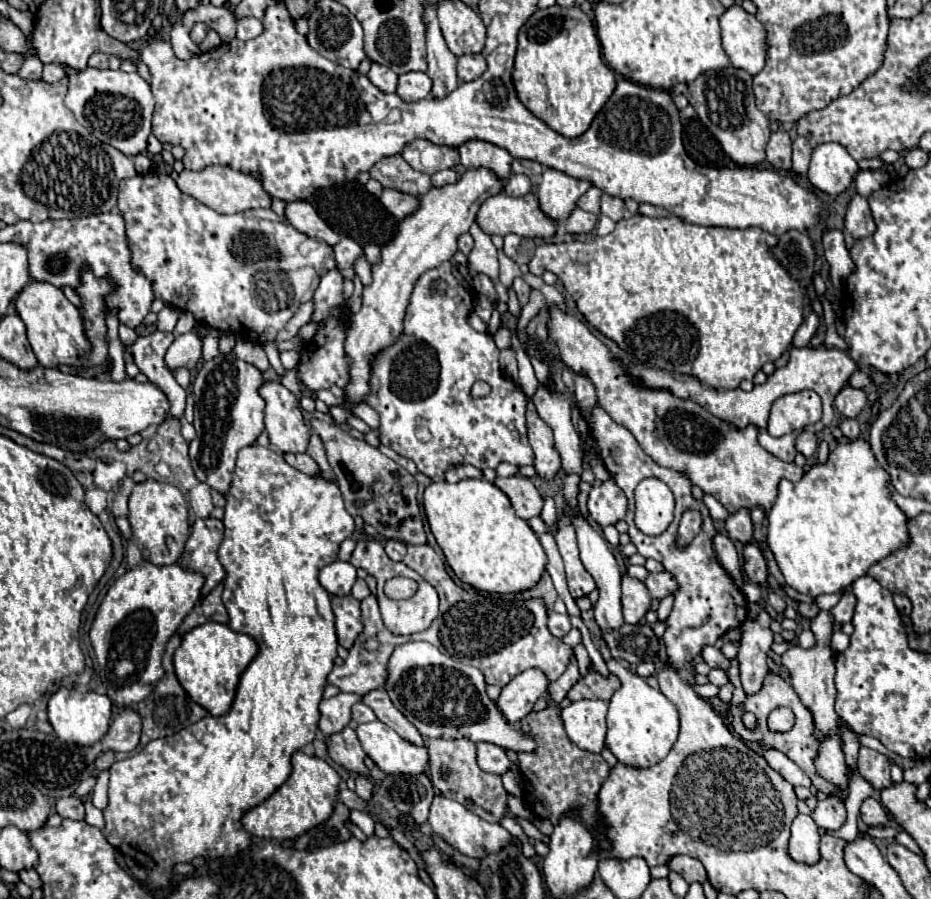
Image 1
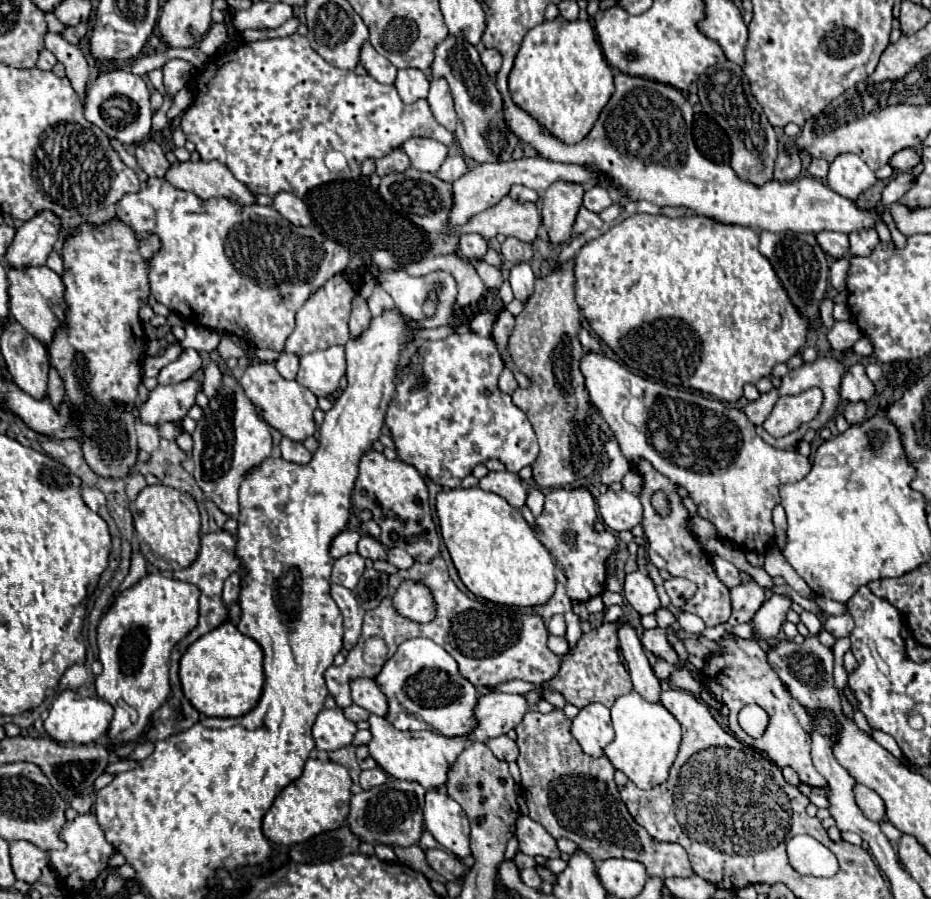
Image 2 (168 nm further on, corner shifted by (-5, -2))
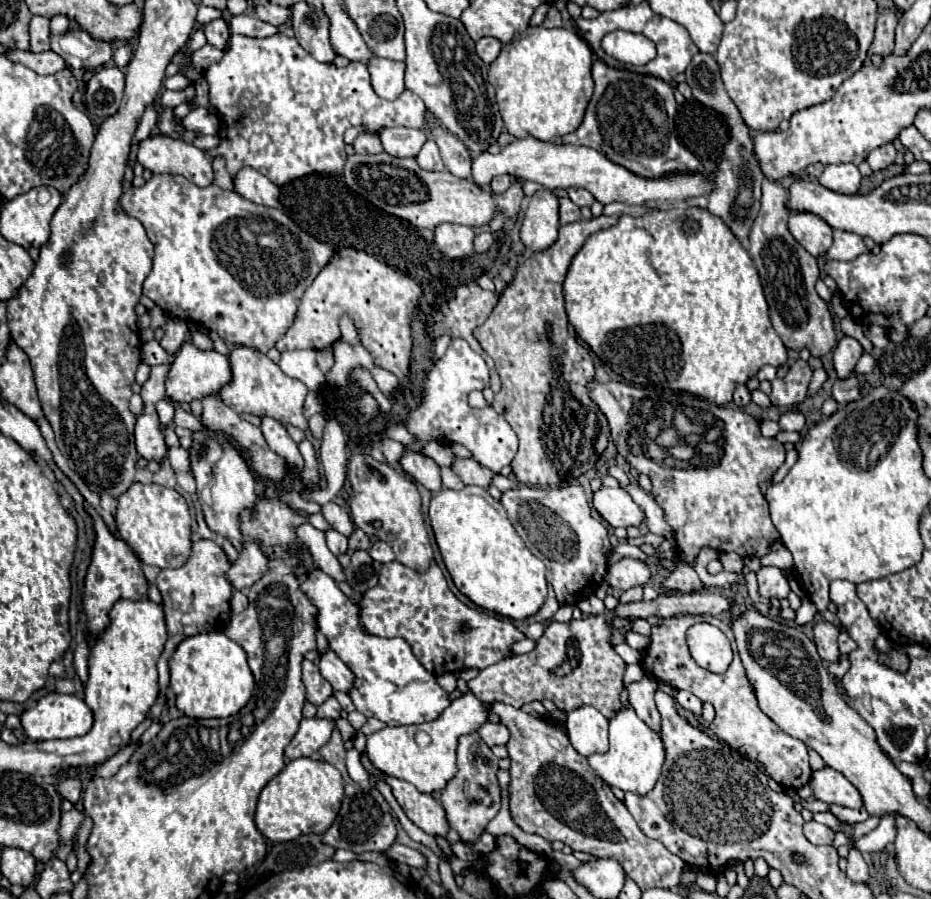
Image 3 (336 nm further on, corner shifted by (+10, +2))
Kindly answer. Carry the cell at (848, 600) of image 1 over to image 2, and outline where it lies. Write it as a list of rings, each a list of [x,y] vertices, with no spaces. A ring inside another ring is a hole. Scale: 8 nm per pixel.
[[[843,612],[841,616],[829,616],[827,622],[823,624],[827,632],[831,632],[835,638],[849,636],[853,630],[853,616],[849,612]]]

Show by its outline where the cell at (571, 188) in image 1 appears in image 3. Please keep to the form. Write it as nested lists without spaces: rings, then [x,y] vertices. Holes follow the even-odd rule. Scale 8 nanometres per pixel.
[[[536,192],[526,208],[520,240],[534,252],[550,248],[558,238],[558,198],[552,192]]]

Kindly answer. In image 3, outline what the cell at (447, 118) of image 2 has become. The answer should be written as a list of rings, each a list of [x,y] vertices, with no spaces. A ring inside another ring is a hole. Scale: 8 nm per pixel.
[[[430,112],[426,116],[426,122],[428,122],[428,128],[432,132],[432,138],[440,146],[440,154],[444,158],[446,170],[452,172],[456,178],[472,182],[472,176],[470,176],[472,154],[470,154],[470,150],[462,144],[460,138],[452,136],[448,130],[444,130],[442,126],[438,126],[438,120]]]

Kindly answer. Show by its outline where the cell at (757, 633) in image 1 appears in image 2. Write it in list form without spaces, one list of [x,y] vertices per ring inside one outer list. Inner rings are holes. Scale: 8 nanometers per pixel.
[[[773,594],[753,616],[751,624],[753,624],[753,640],[773,640],[777,638],[781,624],[785,622],[785,614],[791,606],[791,600],[779,594]]]

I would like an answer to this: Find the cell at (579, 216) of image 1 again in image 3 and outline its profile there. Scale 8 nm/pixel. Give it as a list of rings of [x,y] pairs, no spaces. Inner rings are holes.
[[[568,196],[560,198],[560,224],[564,226],[570,222],[578,222],[578,220],[582,220],[580,208],[572,200],[568,200]]]

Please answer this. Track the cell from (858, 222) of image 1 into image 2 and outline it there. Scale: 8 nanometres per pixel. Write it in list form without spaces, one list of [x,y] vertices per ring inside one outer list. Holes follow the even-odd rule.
[[[869,228],[869,230],[849,234],[849,242],[851,242],[851,254],[853,256],[867,256],[877,246],[879,236],[877,236],[875,228]]]

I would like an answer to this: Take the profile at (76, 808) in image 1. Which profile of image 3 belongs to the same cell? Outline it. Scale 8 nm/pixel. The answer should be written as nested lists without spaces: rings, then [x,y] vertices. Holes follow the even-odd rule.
[[[64,778],[58,784],[58,792],[62,794],[62,798],[76,804],[80,800],[80,794],[82,794],[82,782],[78,778]]]

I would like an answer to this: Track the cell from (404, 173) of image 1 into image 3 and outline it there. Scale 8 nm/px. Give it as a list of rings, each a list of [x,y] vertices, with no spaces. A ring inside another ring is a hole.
[[[360,132],[360,134],[356,136],[356,140],[354,140],[352,146],[354,146],[354,150],[356,150],[358,154],[362,154],[362,150],[368,152],[368,154],[380,154],[380,152],[382,152],[380,138],[378,138],[376,134],[370,134],[370,132]]]

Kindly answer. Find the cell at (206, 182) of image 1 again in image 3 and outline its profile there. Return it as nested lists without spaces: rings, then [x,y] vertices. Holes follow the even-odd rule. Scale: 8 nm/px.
[[[164,134],[148,136],[140,142],[138,162],[154,174],[180,174],[196,186],[210,186],[214,180],[208,154]]]

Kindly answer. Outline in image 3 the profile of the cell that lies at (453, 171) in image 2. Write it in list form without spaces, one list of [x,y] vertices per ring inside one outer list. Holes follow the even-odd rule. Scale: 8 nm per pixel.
[[[432,138],[426,140],[426,144],[422,146],[422,150],[420,150],[418,156],[416,156],[416,162],[418,162],[420,168],[424,168],[424,170],[444,170],[440,152],[438,152],[436,142],[434,142]]]

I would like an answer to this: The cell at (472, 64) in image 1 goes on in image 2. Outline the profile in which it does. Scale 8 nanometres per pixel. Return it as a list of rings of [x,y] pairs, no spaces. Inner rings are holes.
[[[481,50],[481,64],[493,76],[501,68],[501,54],[497,50]]]

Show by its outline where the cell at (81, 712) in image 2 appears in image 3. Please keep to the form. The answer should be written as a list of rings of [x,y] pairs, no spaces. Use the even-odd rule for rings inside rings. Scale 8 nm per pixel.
[[[56,692],[46,694],[44,698],[38,700],[38,704],[34,708],[24,710],[20,714],[22,728],[30,740],[56,740],[56,738],[84,736],[92,728],[92,720],[94,720],[94,716],[92,716],[90,708],[84,704],[84,700],[80,700],[78,696],[56,694]]]

